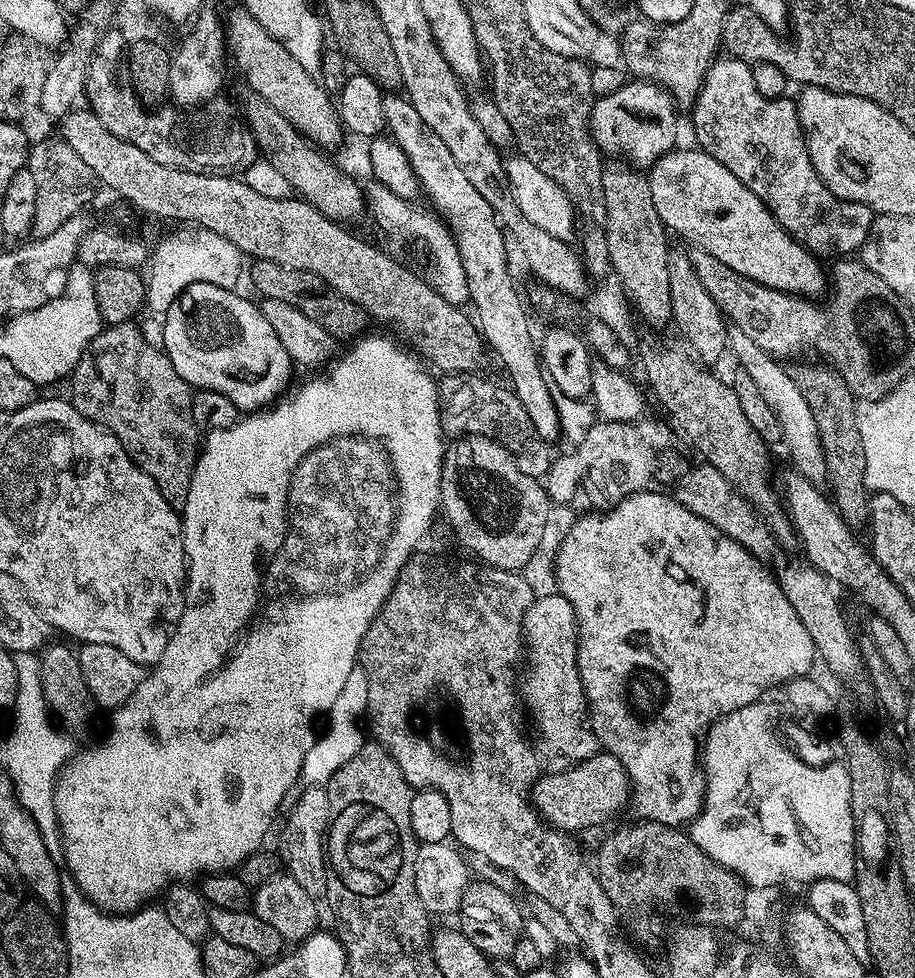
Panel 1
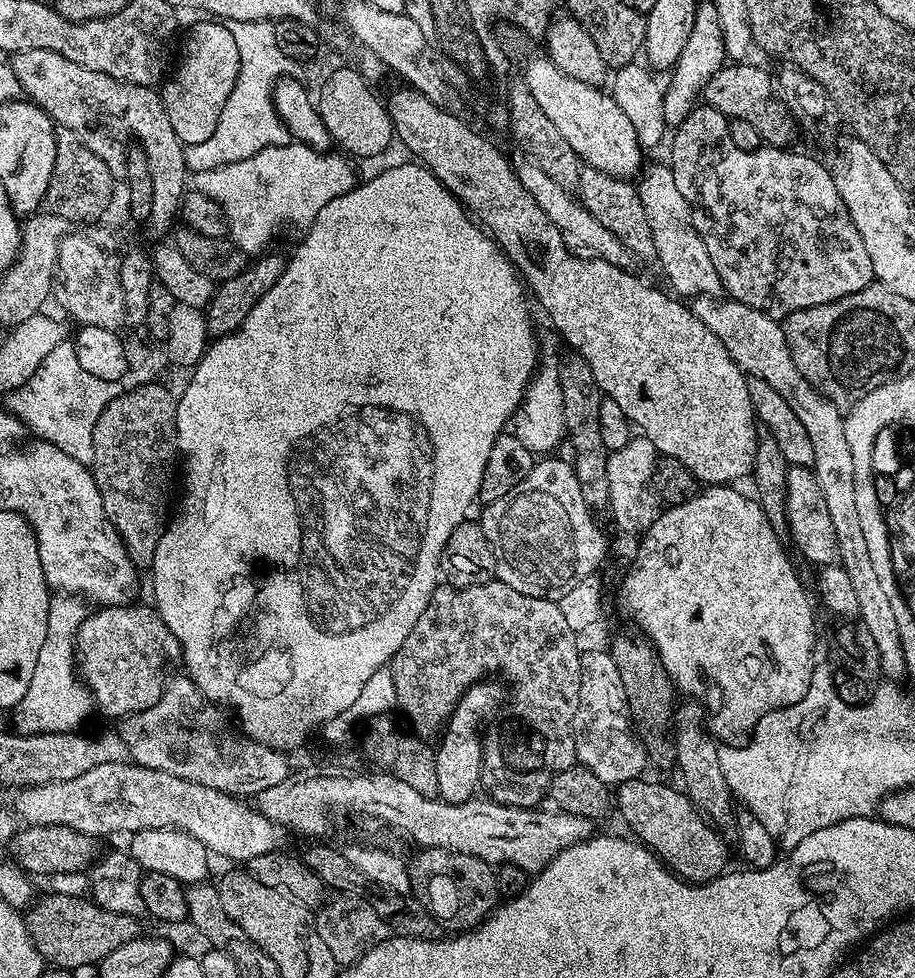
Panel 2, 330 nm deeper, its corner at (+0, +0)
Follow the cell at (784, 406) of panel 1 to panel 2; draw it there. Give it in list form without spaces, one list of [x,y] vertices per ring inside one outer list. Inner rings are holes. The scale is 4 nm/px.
[[[652,164],[647,168],[648,165],[639,177],[638,191],[642,207],[646,209],[646,218],[650,222],[650,234],[656,247],[655,259],[660,260],[661,270],[668,275],[667,287],[680,298],[719,297],[722,289],[718,270],[714,270],[714,262],[710,262],[710,254],[706,254],[706,246],[694,230],[692,207],[688,205],[686,198],[682,198],[678,186],[674,186],[671,167],[664,165],[663,168],[660,164]]]

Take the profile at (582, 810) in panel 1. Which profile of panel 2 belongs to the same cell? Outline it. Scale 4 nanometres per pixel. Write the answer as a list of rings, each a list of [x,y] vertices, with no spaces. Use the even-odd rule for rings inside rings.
[[[648,778],[628,780],[615,789],[614,804],[628,823],[627,831],[652,849],[681,881],[707,884],[729,867],[728,848],[720,837],[723,835],[704,819],[691,798],[679,787],[651,784]]]

